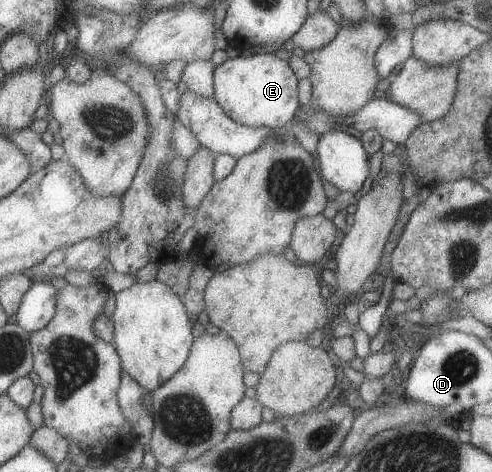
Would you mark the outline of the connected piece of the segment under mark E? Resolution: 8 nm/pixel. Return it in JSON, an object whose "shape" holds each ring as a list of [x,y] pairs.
{"shape":[[[253,53],[249,56],[239,54],[214,67],[213,99],[235,123],[274,130],[288,125],[300,107],[297,81],[288,63],[273,53]]]}

